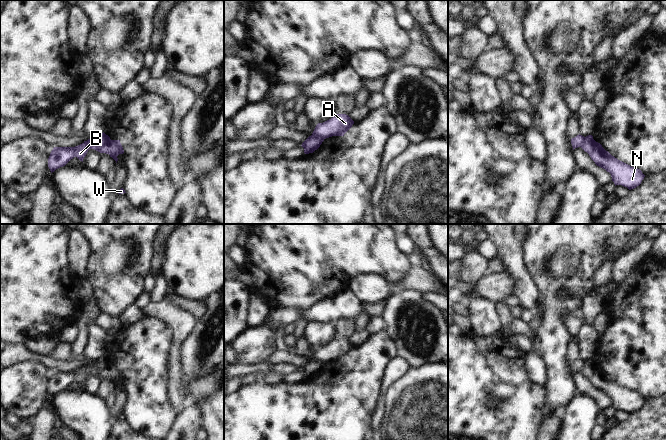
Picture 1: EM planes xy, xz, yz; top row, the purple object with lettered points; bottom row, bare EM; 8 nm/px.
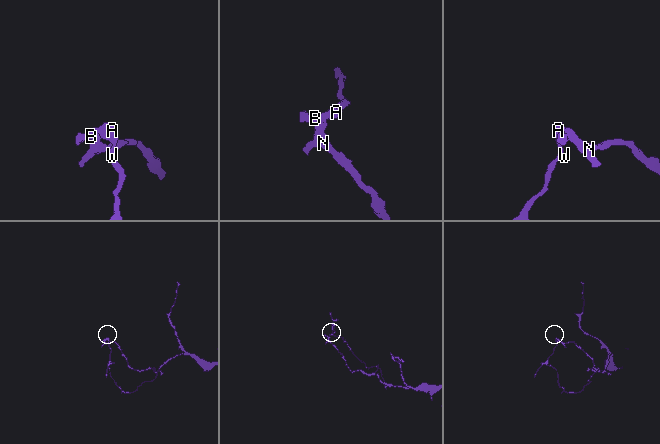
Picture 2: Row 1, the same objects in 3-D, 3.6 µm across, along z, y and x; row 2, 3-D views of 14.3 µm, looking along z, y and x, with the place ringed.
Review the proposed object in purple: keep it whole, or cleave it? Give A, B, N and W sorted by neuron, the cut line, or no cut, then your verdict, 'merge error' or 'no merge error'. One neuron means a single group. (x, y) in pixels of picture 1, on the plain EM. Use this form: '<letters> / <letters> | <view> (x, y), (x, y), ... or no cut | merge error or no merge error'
A W / B N | xy (91, 362), (99, 368), (101, 376) | merge error

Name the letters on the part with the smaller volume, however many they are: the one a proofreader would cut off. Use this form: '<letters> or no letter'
A, W

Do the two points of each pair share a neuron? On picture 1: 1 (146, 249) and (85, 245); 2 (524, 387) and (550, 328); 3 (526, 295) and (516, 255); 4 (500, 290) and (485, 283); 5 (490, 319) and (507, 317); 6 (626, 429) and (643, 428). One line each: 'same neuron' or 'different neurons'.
1: different neurons
2: different neurons
3: same neuron
4: same neuron
5: different neurons
6: same neuron

